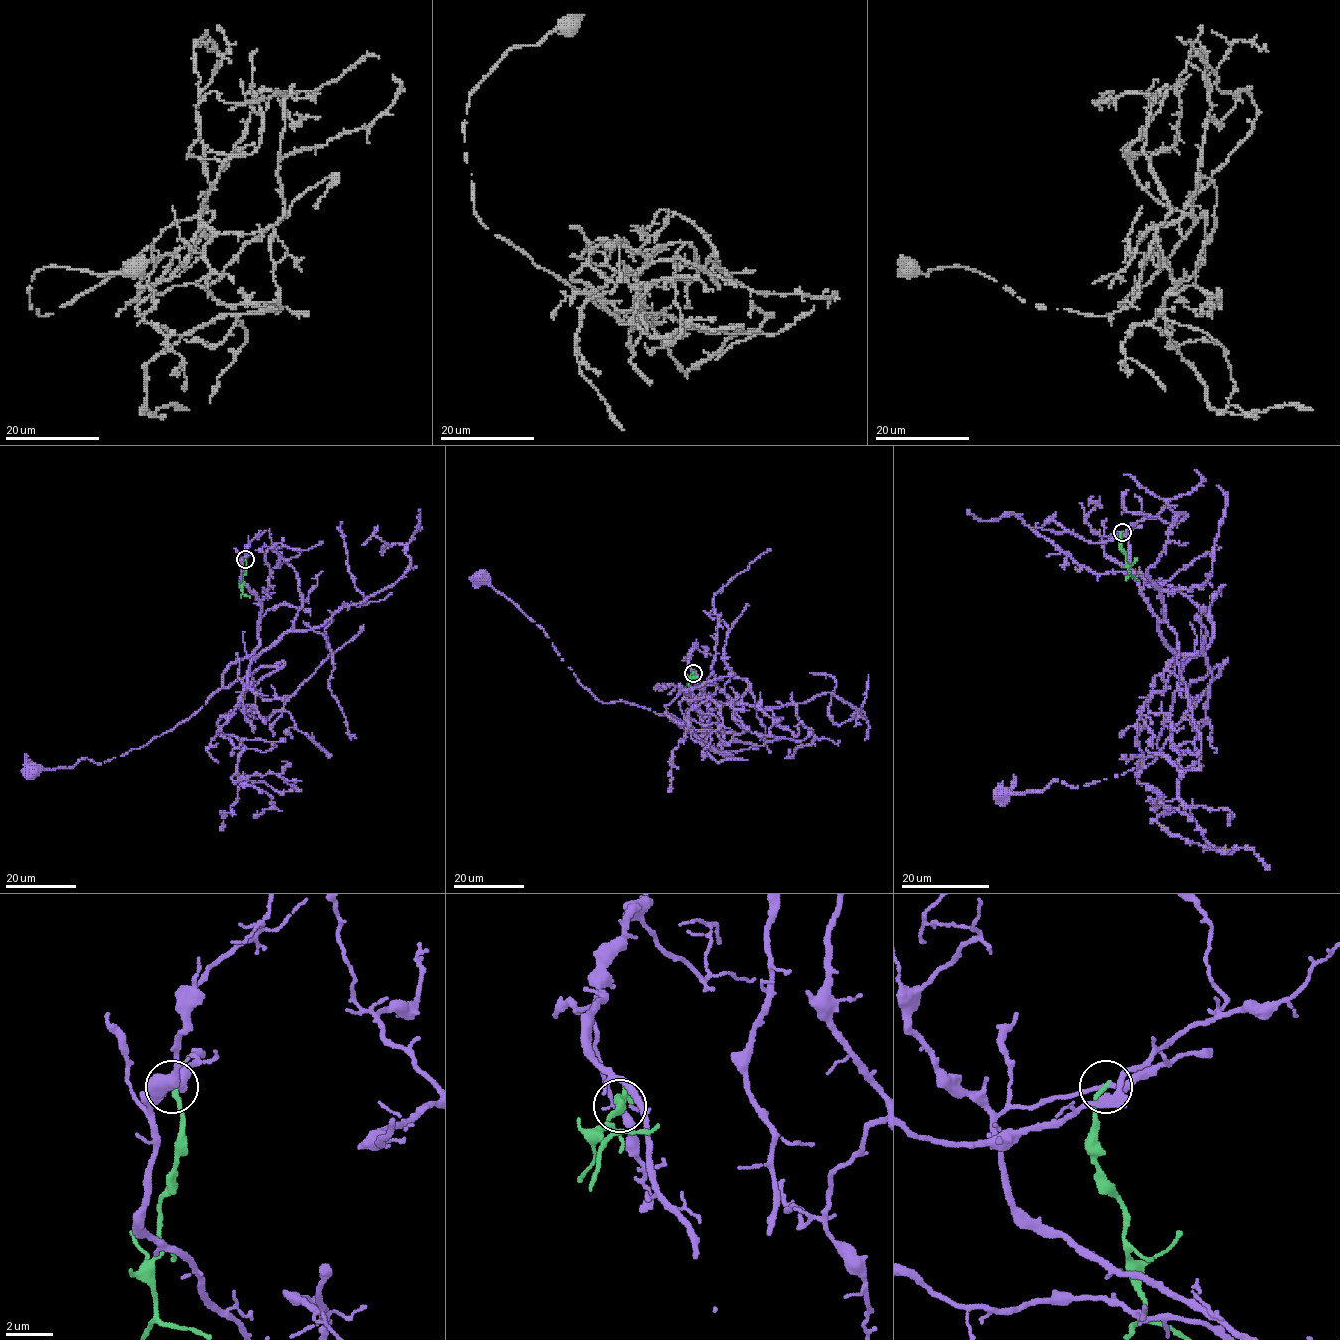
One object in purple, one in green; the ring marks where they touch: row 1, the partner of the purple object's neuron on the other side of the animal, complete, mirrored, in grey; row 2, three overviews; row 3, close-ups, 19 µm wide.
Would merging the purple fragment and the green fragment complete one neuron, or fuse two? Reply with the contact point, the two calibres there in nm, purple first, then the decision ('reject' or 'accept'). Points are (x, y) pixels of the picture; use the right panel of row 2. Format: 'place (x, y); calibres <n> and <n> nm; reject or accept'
place (1122, 532); calibres 200 and 200 nm; reject

